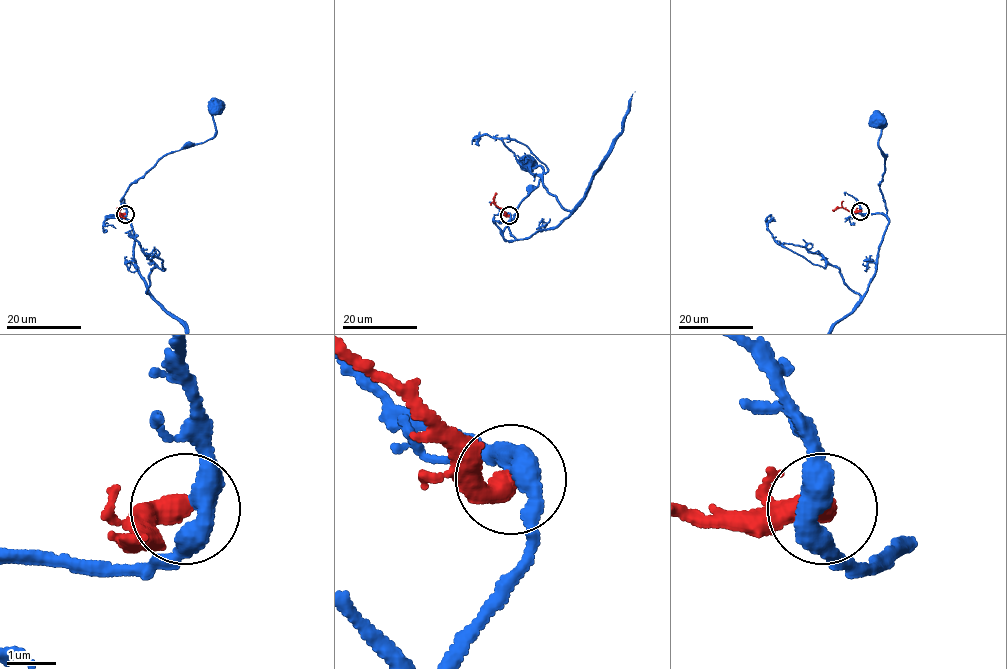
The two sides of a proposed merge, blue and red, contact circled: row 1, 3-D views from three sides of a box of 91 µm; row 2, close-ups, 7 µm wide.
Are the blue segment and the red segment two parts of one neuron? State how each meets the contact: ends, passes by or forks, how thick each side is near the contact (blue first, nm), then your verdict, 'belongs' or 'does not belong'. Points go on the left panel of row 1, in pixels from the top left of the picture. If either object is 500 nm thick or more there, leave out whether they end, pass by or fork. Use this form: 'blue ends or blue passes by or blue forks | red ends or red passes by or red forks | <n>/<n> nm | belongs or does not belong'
blue passes by | red ends | 420/420 nm | belongs

